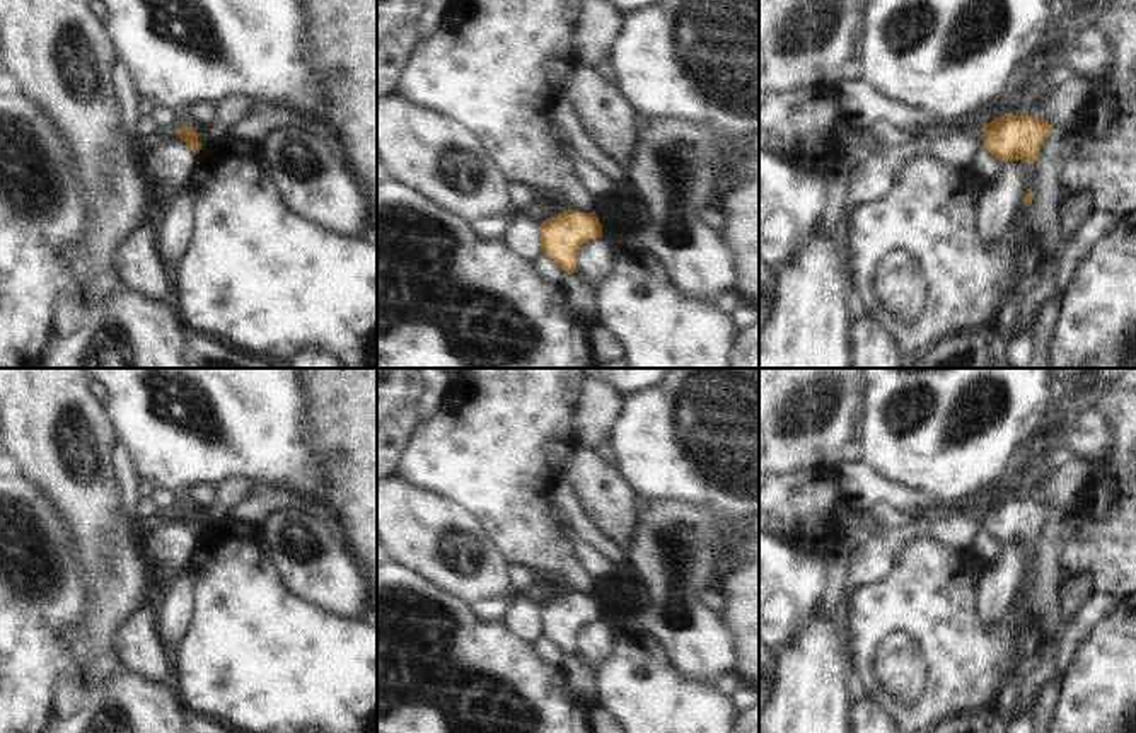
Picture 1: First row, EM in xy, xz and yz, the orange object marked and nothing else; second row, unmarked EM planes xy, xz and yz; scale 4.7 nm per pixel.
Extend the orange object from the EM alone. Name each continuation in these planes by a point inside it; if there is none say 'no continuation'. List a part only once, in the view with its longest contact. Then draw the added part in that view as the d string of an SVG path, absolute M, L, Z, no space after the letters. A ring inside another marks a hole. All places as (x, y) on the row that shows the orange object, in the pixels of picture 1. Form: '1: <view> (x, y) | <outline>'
no continuation

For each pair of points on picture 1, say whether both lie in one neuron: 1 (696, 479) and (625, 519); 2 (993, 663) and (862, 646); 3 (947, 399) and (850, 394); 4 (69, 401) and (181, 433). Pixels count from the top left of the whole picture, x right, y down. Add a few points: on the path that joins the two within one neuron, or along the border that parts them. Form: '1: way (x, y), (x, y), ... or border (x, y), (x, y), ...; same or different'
1: border (614, 469), (637, 495); different
2: way (961, 646), (937, 623), (894, 623); same
3: border (867, 386), (863, 411), (855, 433); different
4: border (101, 403), (115, 444); different

